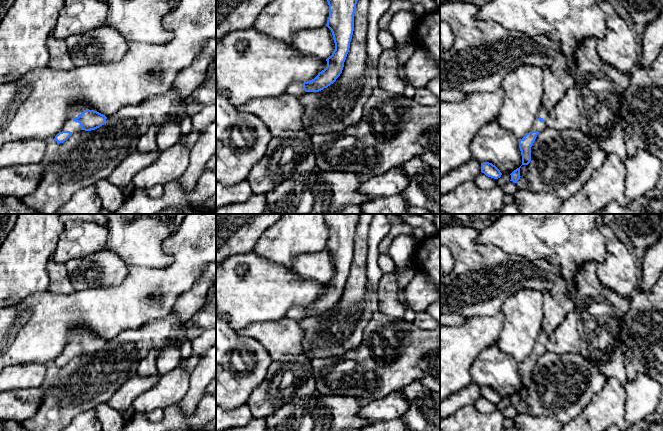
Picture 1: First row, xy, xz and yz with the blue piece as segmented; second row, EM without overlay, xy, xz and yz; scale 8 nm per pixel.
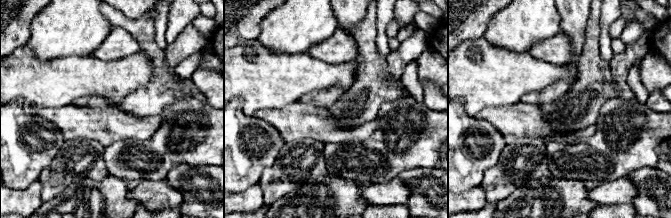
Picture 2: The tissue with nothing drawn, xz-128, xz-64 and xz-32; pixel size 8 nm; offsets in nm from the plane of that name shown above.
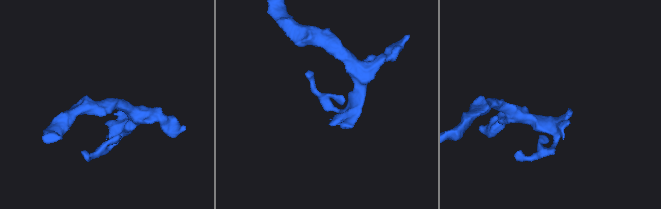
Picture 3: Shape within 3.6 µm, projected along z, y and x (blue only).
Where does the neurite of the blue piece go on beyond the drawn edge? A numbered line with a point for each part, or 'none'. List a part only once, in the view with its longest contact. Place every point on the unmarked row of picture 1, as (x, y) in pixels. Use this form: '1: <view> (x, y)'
1: xy (72, 350)

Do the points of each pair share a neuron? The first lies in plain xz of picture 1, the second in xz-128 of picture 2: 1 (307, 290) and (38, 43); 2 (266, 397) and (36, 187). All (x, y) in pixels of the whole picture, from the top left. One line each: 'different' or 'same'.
1: different
2: different

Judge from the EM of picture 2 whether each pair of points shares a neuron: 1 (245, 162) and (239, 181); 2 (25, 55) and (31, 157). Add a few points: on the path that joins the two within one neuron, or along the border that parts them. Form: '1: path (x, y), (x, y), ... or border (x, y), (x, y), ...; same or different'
1: path (240, 167), (239, 176); same
2: border (22, 106), (27, 112), (33, 112); different

